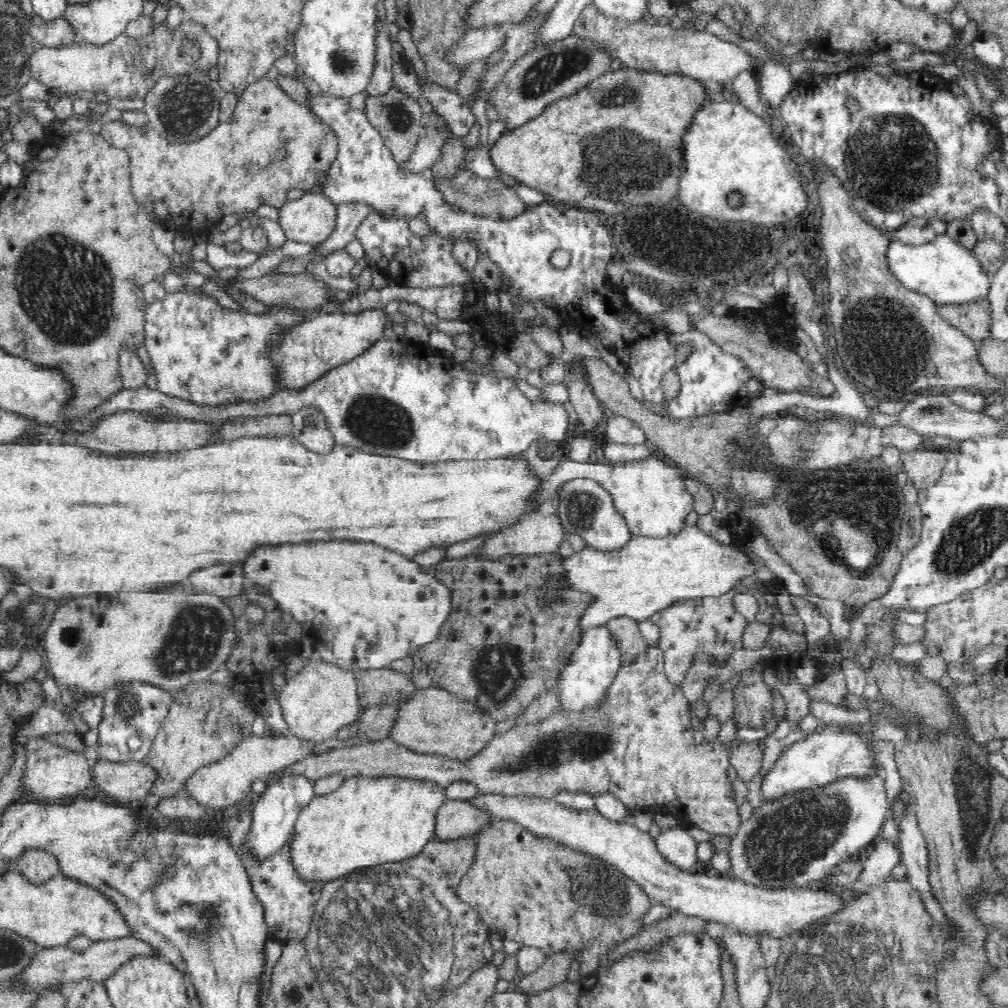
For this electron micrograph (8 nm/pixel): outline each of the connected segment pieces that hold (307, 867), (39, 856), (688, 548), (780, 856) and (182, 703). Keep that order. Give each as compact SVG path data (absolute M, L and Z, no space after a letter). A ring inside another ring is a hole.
M350 775L345 777L344 782L335 790L325 795L315 795L315 797L310 801L310 804L300 811L299 818L297 819L294 830L296 830L296 835L294 842L292 842L292 863L295 864L296 869L300 875L306 879L322 879L324 882L331 881L336 877L341 877L346 874L355 874L356 878L362 878L364 872L366 872L366 867L372 868L372 872L376 870L378 874L382 872L384 874L384 864L386 863L399 863L406 859L414 858L418 856L428 842L436 839L436 822L437 814L442 803L446 801L448 797L445 795L445 787L438 784L436 781L431 781L430 779L415 779L407 776L396 776L396 775L386 775L379 777L371 777L364 775Z
M42 848L29 849L19 856L14 868L32 883L43 883L61 871L56 855Z
M684 524L675 534L668 537L649 537L631 533L629 539L617 549L600 550L586 545L584 550L570 554L568 558L560 558L560 572L544 576L540 584L541 604L554 603L560 600L565 591L576 591L587 595L591 601L584 607L583 613L577 620L577 628L585 631L592 627L606 625L616 617L627 616L639 623L651 618L663 608L672 606L678 599L692 597L720 596L729 590L733 593L738 582L756 572L754 563L748 555L738 551L734 545L724 545L711 538L698 526Z
M884 775L869 780L844 779L813 790L792 791L770 801L761 800L758 810L742 822L736 837L729 840L723 852L730 863L729 875L763 889L792 889L810 886L829 877L832 870L852 857L864 854L880 837L889 812Z
M209 678L190 682L174 692L173 704L156 735L146 765L159 772L150 794L156 798L180 794L184 781L197 769L210 765L232 752L243 738L252 735L256 712L250 698L240 698L232 686L212 684Z

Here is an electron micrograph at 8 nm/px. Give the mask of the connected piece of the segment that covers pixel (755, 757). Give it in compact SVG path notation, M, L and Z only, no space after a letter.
M736 741L732 750L732 775L744 781L754 778L763 765L764 751L760 750L758 742Z

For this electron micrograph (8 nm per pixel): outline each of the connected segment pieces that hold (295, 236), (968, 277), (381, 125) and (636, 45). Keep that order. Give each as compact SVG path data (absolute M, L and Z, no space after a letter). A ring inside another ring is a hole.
M306 192L298 200L282 204L278 225L286 239L314 246L327 240L336 228L336 207L320 193Z
M940 234L926 244L906 244L902 240L893 240L889 242L888 251L888 263L896 279L910 291L929 296L938 306L970 304L986 299L990 292L992 275L984 269L976 252L947 234Z
M393 87L386 96L373 96L367 95L365 98L365 111L368 120L378 132L384 144L392 151L395 156L396 162L404 164L408 162L416 152L416 146L421 136L421 126L423 124L424 115L419 106L418 101L401 91L395 91L398 87Z
M592 3L582 10L572 33L606 45L612 51L614 60L620 60L624 68L686 75L707 84L718 81L726 85L740 72L752 70L757 73L760 68L758 58L748 54L746 48L730 40L718 38L716 34L710 34L706 30L690 31L672 26L652 26L644 21L630 22L617 19L602 14Z

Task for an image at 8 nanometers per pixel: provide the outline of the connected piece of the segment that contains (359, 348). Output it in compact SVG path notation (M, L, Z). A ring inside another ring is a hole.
M384 308L364 309L357 313L319 313L310 316L288 332L283 344L273 353L272 359L279 365L280 390L303 387L320 378L331 368L336 368L346 361L361 356L376 341L383 339L388 322L388 312Z

